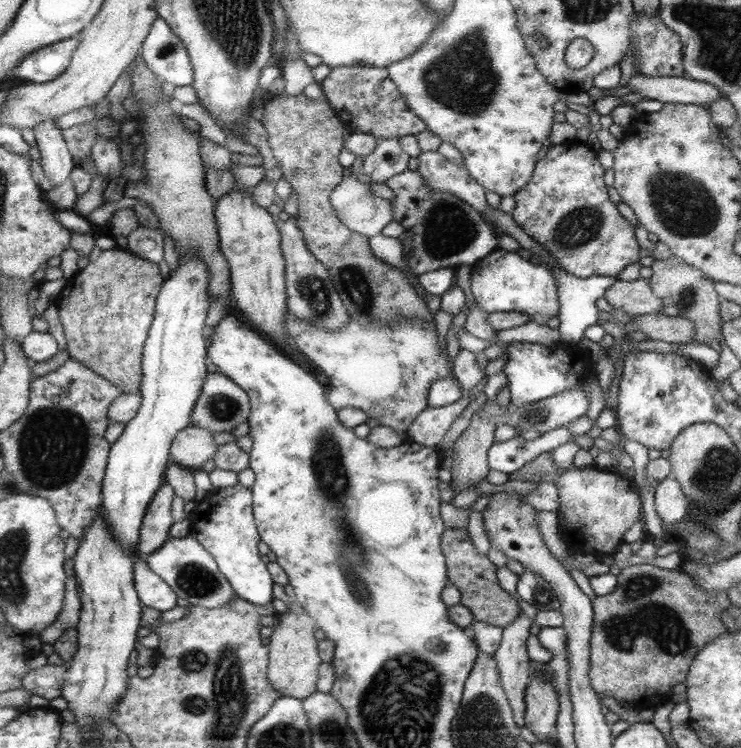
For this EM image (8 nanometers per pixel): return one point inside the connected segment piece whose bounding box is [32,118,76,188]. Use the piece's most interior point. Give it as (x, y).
(56, 163)

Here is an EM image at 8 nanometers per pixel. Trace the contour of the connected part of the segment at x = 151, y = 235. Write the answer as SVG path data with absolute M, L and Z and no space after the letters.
M138 225L126 236L125 250L139 258L148 259L149 262L159 262L163 258L161 234L158 228L149 229Z

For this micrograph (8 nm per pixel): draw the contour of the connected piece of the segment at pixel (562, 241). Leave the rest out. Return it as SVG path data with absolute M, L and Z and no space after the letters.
M575 139L569 140L569 144L551 144L545 157L537 162L528 185L512 198L515 202L510 214L513 222L551 254L562 270L577 278L587 278L592 274L617 278L622 268L639 260L639 246L633 238L633 228L624 215L617 212L615 204L609 202L607 188L603 184L603 168L595 160L595 152L589 150L586 144L579 144Z

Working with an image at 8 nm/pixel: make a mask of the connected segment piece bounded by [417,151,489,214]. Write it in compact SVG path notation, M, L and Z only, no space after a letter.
M437 151L420 152L417 155L419 175L424 179L426 186L431 192L440 192L440 194L451 194L457 196L461 201L478 213L487 212L489 214L489 204L485 201L485 189L483 189L475 180L472 180L463 166L457 166L453 162L447 162Z

